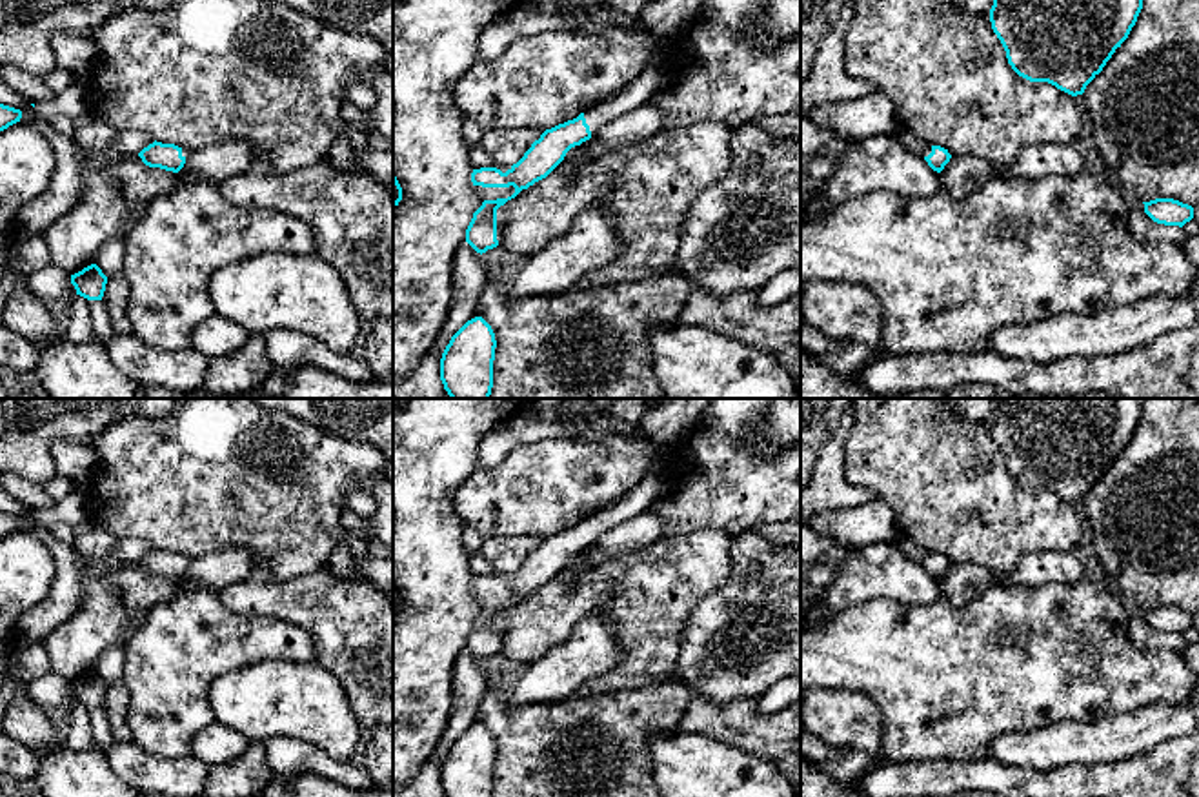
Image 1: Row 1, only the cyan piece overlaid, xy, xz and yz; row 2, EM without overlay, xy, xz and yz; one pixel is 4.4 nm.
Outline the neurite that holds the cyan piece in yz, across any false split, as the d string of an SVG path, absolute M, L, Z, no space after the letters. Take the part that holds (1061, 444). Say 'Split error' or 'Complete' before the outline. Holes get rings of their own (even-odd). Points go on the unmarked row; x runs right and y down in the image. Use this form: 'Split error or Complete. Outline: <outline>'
Complete. Outline: M995 398L992 437L1012 477L1077 504L1128 446L1146 398Z

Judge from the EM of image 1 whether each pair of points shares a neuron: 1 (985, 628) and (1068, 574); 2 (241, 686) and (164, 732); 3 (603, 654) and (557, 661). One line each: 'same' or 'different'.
1: different
2: different
3: same

